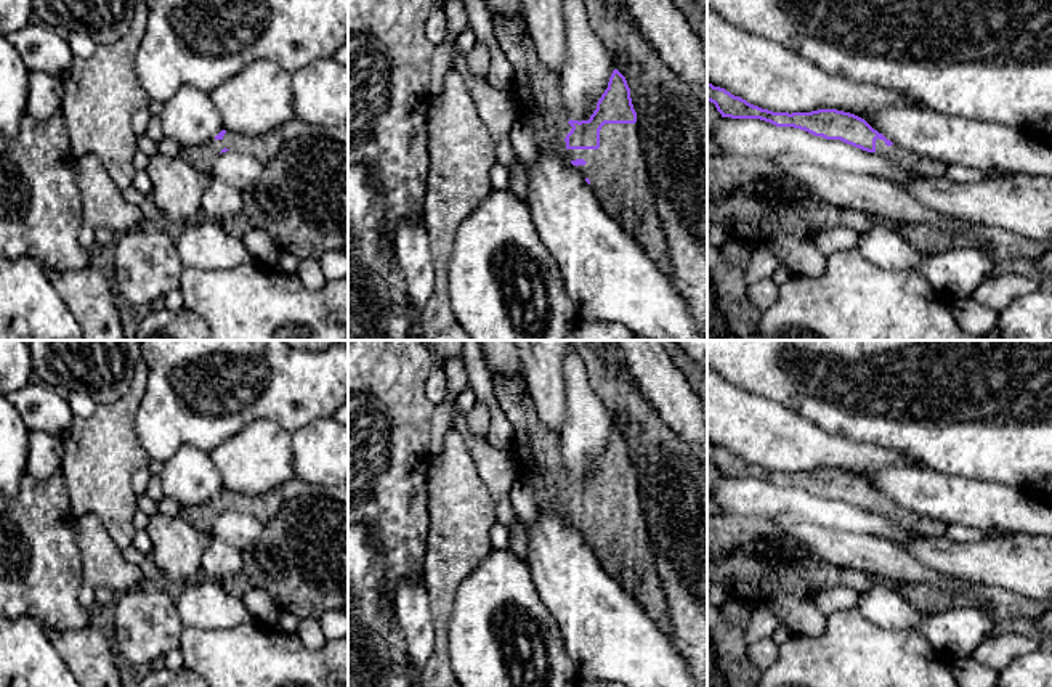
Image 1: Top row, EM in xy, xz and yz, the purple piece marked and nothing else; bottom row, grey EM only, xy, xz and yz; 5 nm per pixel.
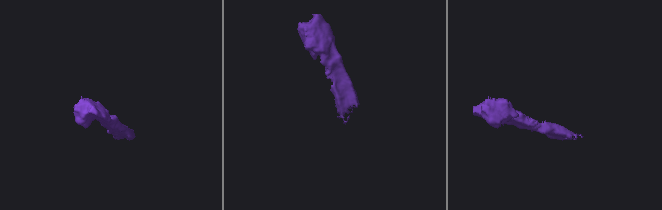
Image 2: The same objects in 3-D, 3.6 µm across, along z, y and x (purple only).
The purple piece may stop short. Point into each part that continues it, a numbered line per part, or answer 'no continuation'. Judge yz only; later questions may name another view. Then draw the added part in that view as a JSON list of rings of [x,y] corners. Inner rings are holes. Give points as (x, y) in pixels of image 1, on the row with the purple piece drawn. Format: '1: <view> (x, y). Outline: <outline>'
1: yz (922, 166). Outline: [[[877,138],[876,152],[893,164],[906,167],[919,177],[937,178],[946,175],[948,165],[941,161],[903,149],[895,143],[892,146],[887,146],[884,140]]]

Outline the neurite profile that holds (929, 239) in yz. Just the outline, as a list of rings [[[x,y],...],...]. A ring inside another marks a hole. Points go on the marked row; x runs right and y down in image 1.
[[[896,223],[896,231],[919,252],[937,255],[961,246],[956,233],[925,223]]]

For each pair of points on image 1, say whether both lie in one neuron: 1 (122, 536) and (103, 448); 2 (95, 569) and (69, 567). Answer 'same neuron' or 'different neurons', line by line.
1: same neuron
2: different neurons

